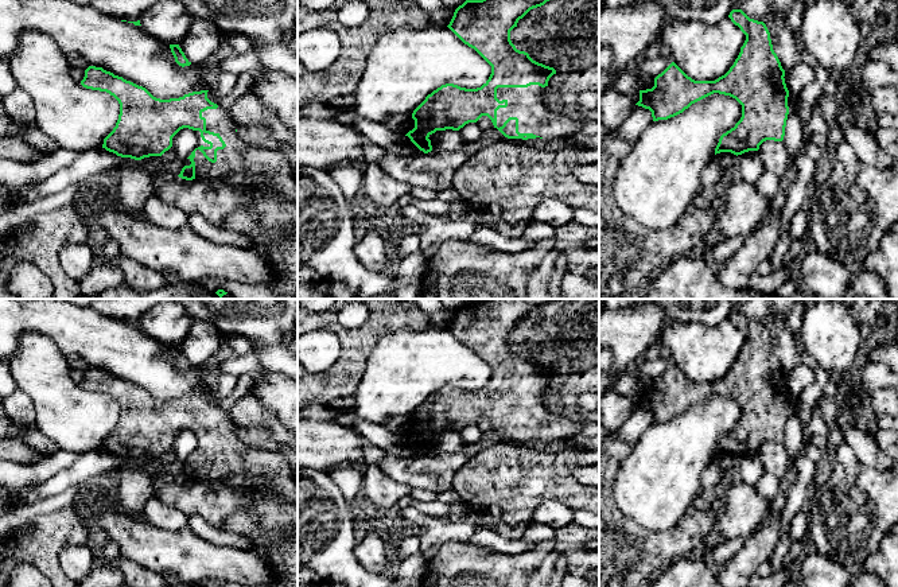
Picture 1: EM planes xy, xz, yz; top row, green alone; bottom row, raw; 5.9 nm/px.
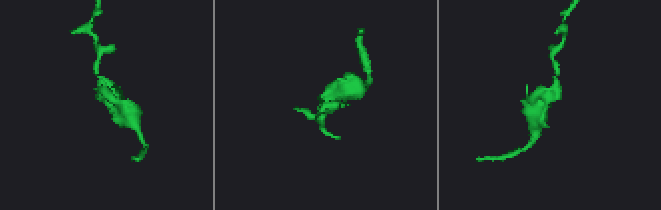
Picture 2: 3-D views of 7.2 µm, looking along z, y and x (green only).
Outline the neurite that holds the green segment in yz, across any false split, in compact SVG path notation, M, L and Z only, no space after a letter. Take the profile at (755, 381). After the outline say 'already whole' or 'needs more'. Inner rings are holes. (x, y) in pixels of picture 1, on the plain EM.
M732 311L728 319L746 337L746 342L734 366L724 377L715 382L695 382L672 364L654 380L654 388L652 390L640 392L640 403L635 407L649 411L653 423L658 423L683 415L692 405L714 394L730 397L742 407L742 419L734 429L720 438L715 456L731 454L738 458L749 452L758 452L759 447L766 442L784 442L789 416L789 392L784 380L785 372L773 351L766 326L750 320L742 311Z; already whole

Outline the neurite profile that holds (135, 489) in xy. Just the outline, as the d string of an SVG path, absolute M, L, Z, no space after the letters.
M124 459L117 469L120 482L116 490L114 508L136 518L145 518L147 502L156 495L152 487L152 478L144 469L144 460L135 462Z

